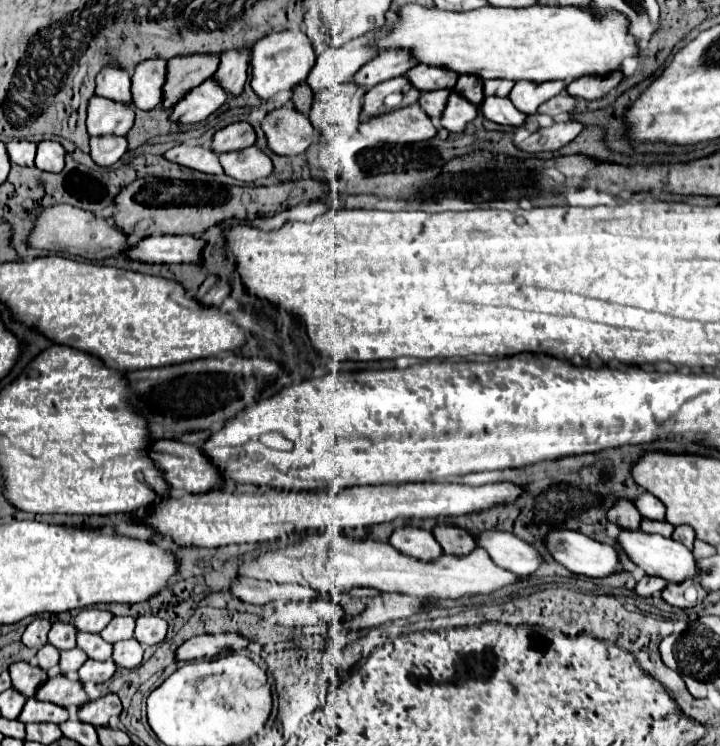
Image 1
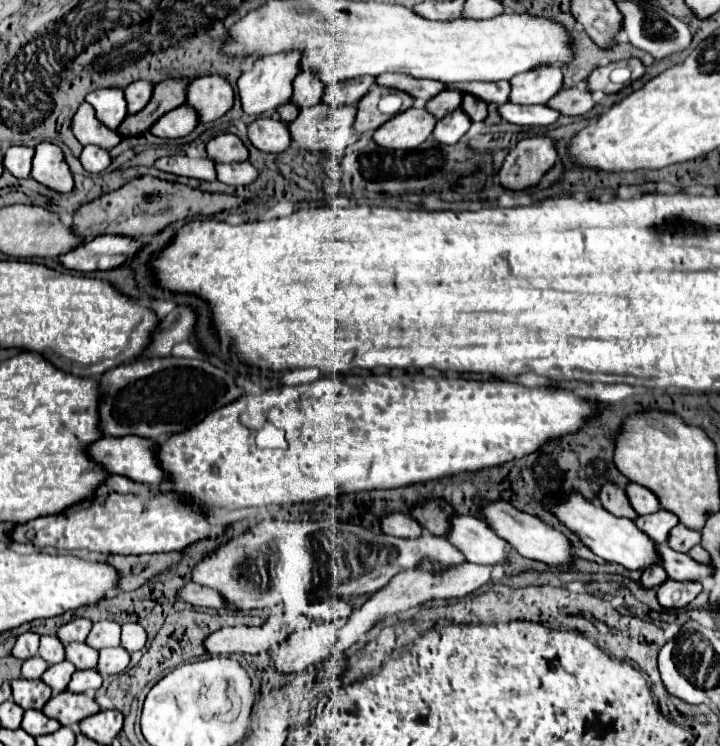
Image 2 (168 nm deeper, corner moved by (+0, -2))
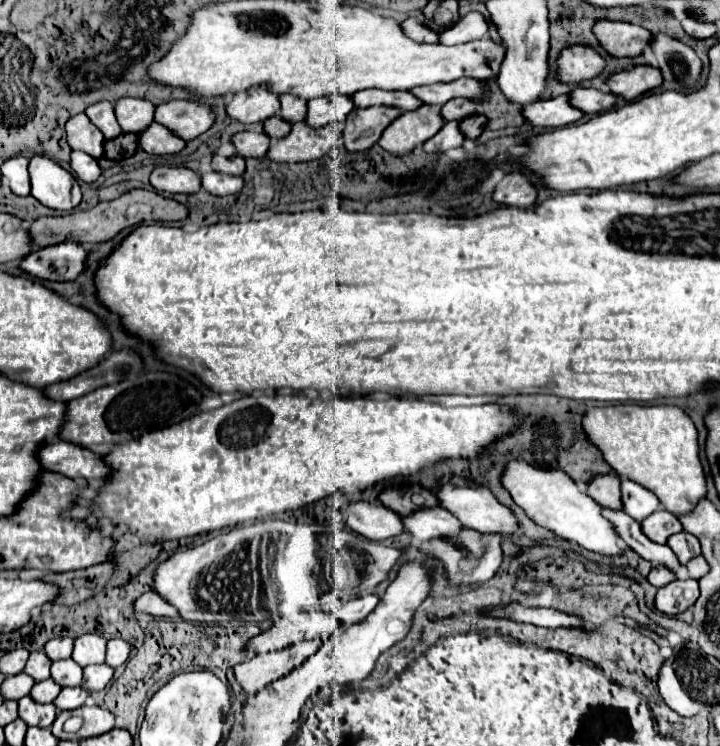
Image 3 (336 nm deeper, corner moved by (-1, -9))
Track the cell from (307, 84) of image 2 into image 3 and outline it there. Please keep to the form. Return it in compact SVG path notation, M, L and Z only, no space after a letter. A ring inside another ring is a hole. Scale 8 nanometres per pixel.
M280 94L278 100L280 100L280 118L282 120L296 124L306 118L306 102L304 100L298 100L296 96L290 96L290 94Z

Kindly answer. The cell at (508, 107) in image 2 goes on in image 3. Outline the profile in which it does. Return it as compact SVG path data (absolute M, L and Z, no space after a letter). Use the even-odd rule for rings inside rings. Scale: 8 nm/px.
M562 94L550 100L538 100L524 106L524 118L532 126L540 128L560 128L582 120L582 112L570 104L570 96Z

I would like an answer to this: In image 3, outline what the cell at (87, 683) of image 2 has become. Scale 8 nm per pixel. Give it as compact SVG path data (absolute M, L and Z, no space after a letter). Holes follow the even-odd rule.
M62 688L62 692L54 700L54 704L58 710L74 710L84 704L86 696L88 696L88 692L82 688Z

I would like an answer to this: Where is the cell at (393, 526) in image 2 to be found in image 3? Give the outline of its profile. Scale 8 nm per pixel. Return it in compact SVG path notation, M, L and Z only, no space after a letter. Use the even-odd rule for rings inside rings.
M352 502L342 508L342 516L354 532L366 536L368 540L386 540L404 530L402 518L380 504Z

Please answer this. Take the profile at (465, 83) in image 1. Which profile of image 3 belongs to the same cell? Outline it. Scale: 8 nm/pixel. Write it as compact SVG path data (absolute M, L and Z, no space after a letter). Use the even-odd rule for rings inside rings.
M474 114L474 116L458 122L458 128L464 134L464 138L470 138L470 140L476 140L482 134L484 126L486 126L486 118L482 114Z

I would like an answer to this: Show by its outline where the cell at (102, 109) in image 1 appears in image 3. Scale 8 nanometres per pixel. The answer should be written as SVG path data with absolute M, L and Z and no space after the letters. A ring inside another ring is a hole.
M76 114L66 122L66 140L72 150L82 150L96 160L104 156L104 136L86 114Z

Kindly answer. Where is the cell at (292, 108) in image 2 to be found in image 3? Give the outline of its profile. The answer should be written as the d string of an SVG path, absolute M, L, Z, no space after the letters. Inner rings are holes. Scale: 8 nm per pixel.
M272 116L270 120L264 122L264 132L270 138L284 138L290 132L290 124L286 124L284 120L278 120L278 116Z

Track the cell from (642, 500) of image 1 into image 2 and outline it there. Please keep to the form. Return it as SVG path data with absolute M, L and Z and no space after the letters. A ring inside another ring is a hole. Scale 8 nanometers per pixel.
M629 483L625 487L625 493L631 501L631 507L639 513L639 515L651 515L651 513L657 513L661 507L659 507L659 501L657 497L647 489L647 487L641 487L637 483Z

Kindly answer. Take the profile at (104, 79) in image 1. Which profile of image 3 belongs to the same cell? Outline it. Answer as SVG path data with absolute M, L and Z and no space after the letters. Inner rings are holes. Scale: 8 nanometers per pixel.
M98 102L98 104L92 104L90 108L86 108L86 116L90 118L90 122L96 124L96 128L104 134L106 140L112 140L122 134L112 110L114 110L114 104L110 104L110 102Z

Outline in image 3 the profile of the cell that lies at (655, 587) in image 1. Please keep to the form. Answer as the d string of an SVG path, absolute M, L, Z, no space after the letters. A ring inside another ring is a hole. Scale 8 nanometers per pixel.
M662 564L652 566L652 570L650 570L650 574L648 574L648 582L650 582L652 586L656 586L656 588L662 588L662 586L670 584L674 578L676 578L674 572L672 572L670 568L662 566Z

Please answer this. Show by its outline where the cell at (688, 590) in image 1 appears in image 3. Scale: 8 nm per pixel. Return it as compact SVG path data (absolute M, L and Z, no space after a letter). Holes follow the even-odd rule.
M680 578L666 584L656 594L656 608L664 614L680 614L698 600L698 580Z

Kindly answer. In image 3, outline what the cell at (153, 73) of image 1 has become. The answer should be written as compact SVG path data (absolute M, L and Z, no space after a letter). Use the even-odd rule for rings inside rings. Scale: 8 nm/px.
M120 98L114 104L114 114L122 132L140 134L154 120L154 104L138 98Z

